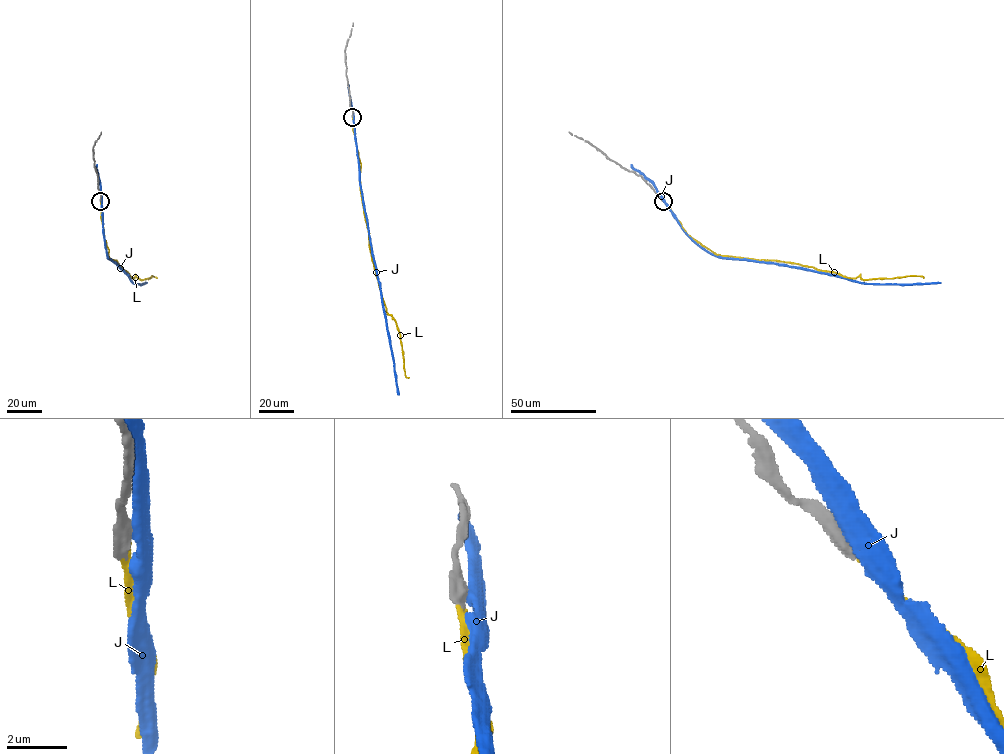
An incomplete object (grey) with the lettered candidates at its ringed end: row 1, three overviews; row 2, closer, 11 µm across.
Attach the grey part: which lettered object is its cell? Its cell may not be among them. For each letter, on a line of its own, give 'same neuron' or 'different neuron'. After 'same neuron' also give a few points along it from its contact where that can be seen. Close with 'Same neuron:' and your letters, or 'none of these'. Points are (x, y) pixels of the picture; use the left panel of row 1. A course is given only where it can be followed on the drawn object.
J: different neuron
L: same neuron; course (100, 201), (101, 218), (109, 249), (107, 256), (132, 277), (157, 278)
Same neuron: L

